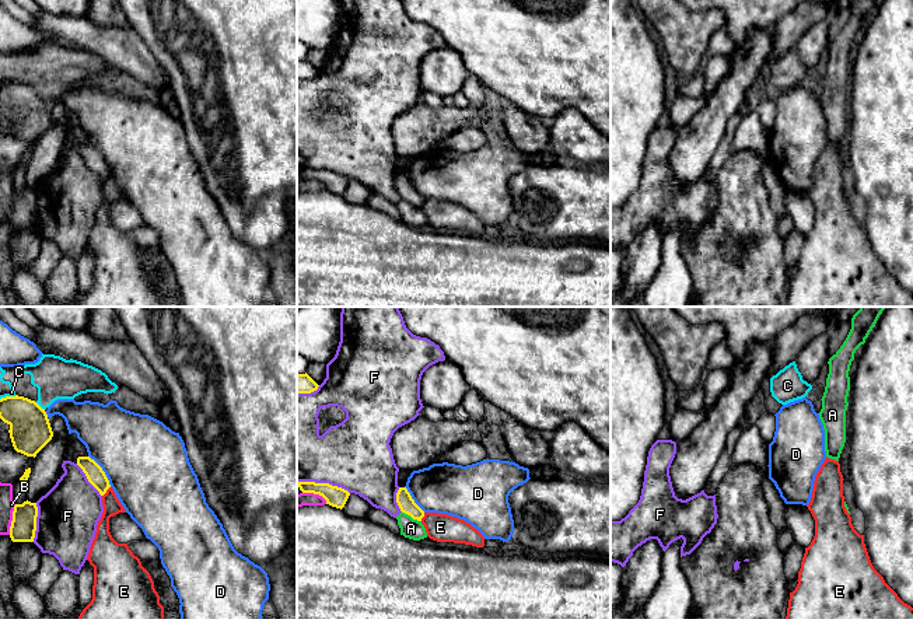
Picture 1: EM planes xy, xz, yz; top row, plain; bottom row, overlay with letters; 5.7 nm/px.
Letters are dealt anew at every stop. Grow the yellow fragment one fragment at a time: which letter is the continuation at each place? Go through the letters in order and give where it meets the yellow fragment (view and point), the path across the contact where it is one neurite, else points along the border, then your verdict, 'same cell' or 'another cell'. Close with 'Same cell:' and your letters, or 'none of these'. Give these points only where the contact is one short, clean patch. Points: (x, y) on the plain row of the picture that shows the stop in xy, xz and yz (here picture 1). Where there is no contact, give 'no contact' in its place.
A: contact xz (412, 203); border xz (402, 198), (420, 207); another cell
B: contact xy (13, 206); another cell
C: contact xy (7, 83); another cell
D: contact xy (102, 157); another cell
E: contact xy (105, 178); border xy (109, 172), (102, 182); another cell
F: contact xz (324, 170); another cell
Same cell: none of these

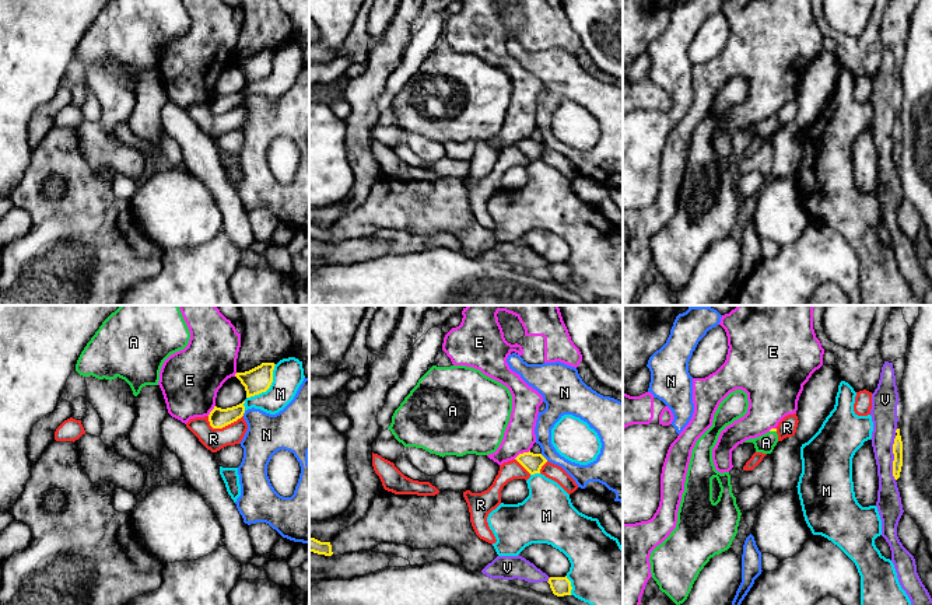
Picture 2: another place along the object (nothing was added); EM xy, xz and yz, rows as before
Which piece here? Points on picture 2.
A: contact yz (773, 116); way yz (771, 115), (773, 116), (771, 123), (766, 129); same cell
E: contact xz (521, 140); another cell
M: contact xy (269, 73); another cell
N: contact xz (543, 143); another cell
R: contact xy (224, 112); another cell
V: contact yz (894, 144); another cell
Same cell: A

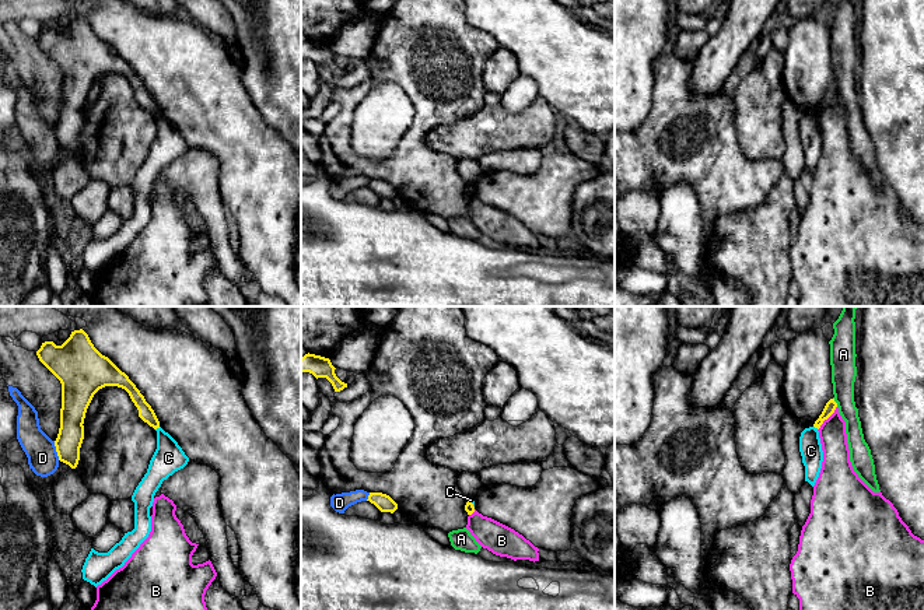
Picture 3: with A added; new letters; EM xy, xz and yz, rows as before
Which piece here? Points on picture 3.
A: contact yz (835, 88); border yz (833, 84), (837, 93); another cell
B: contact yz (826, 105); border yz (836, 93), (818, 116); another cell
C: contact xy (157, 114); another cell
D: contact xy (56, 137); another cell
Same cell: none of these

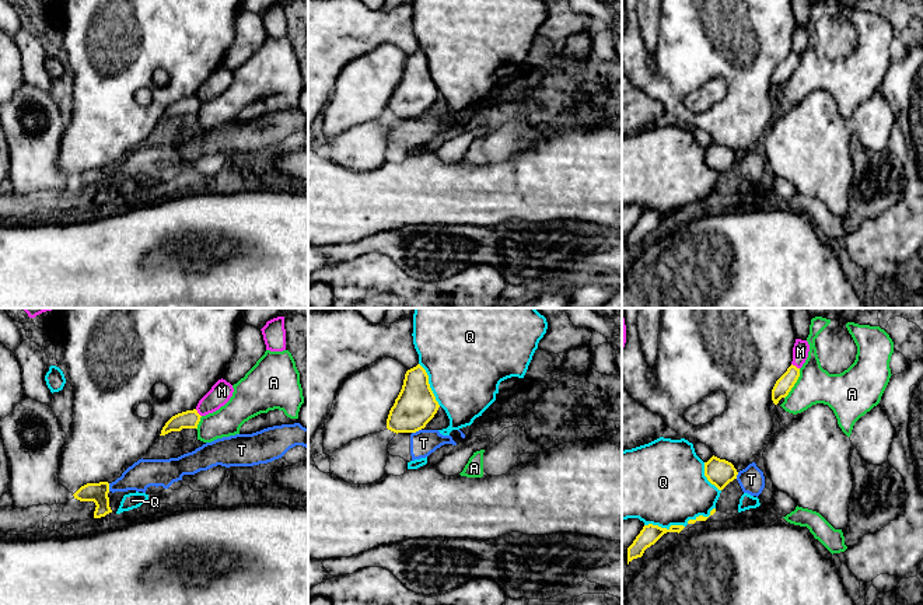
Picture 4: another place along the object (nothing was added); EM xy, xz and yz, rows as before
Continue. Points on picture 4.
A: contact yz (794, 69); another cell
M: contact yz (794, 52); another cell
Q: contact xz (429, 70); another cell
T: contact xz (416, 116); border xz (420, 115), (412, 119); another cell
Same cell: none of these

